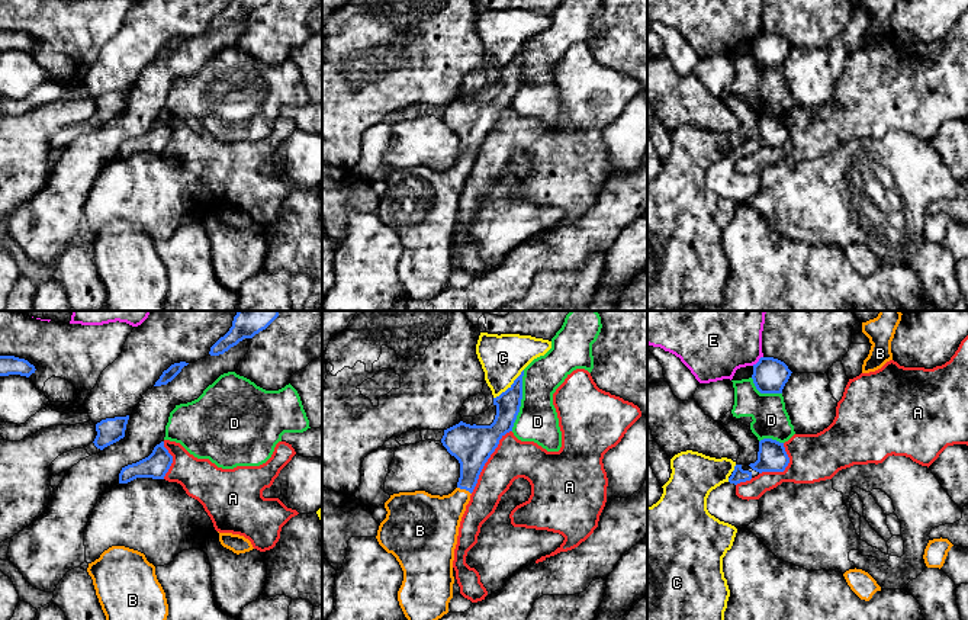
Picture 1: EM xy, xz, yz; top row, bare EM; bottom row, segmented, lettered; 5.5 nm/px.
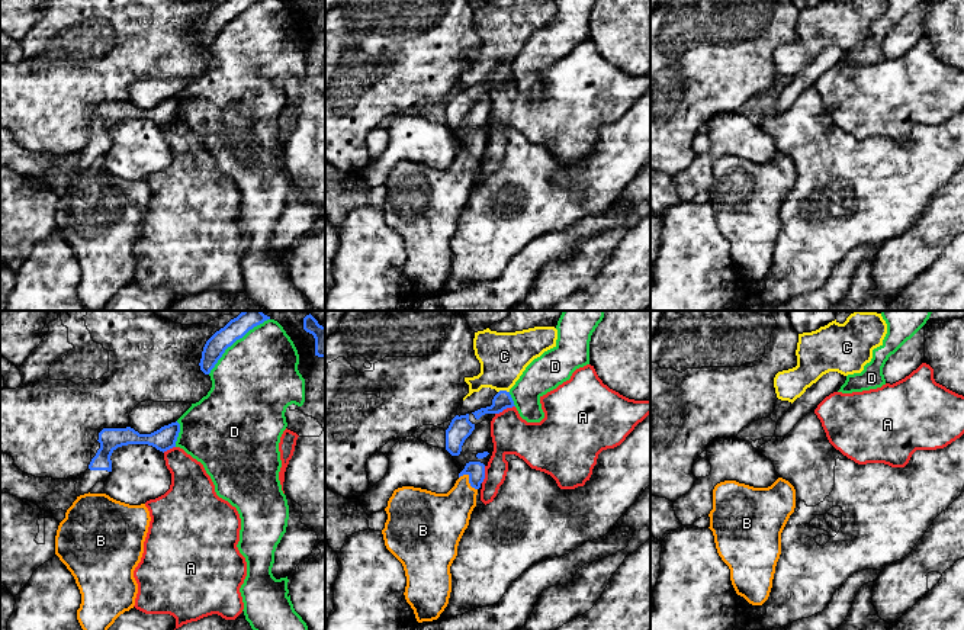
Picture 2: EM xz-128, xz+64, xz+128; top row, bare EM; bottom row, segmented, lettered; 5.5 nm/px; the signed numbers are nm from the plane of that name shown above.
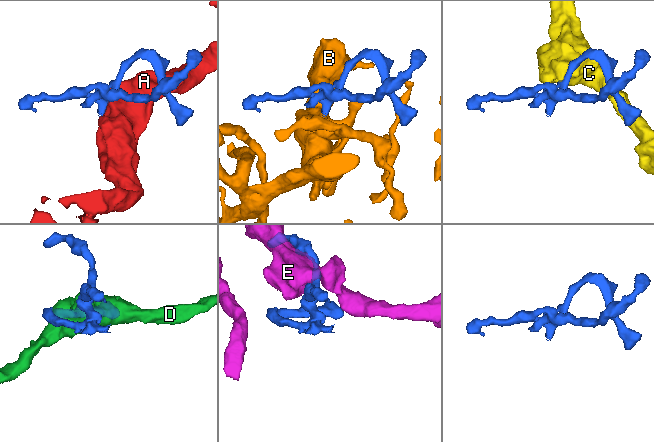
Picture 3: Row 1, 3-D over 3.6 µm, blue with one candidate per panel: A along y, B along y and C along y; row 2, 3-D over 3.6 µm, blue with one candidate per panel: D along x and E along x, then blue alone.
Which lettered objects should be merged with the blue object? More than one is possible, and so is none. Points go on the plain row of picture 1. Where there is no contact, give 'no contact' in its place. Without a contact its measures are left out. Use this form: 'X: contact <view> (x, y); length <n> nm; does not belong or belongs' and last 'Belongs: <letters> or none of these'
A: contact xz (486, 135); length 420 nm; does not belong
B: contact xz (465, 163); length 90 nm; belongs
C: contact xz (511, 60); length 240 nm; does not belong
D: contact xz (520, 76); length 340 nm; does not belong
E: contact yz (758, 37); length 80 nm; does not belong
Belongs: B

